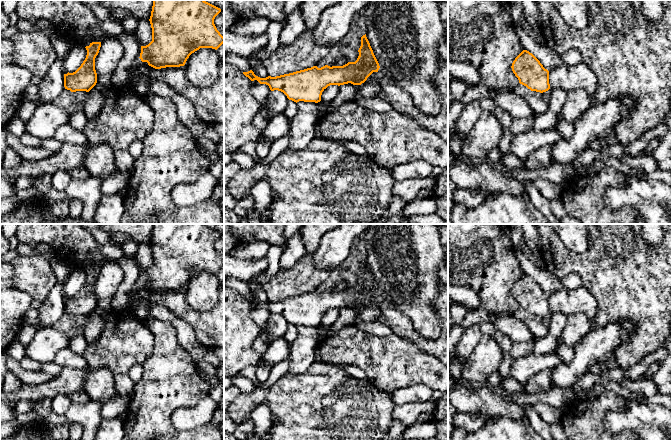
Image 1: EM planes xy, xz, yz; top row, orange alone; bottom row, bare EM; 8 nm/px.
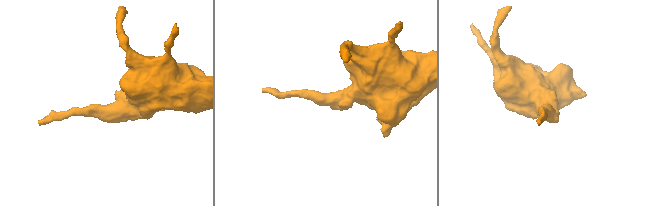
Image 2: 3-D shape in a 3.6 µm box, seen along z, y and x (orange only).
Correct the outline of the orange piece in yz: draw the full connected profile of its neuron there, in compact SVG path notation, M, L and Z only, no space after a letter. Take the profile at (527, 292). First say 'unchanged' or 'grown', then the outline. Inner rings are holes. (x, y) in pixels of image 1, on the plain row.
unchanged; M523 274L513 285L511 292L519 307L531 315L543 317L550 313L549 295L529 275Z

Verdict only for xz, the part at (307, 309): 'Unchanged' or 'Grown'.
Unchanged

